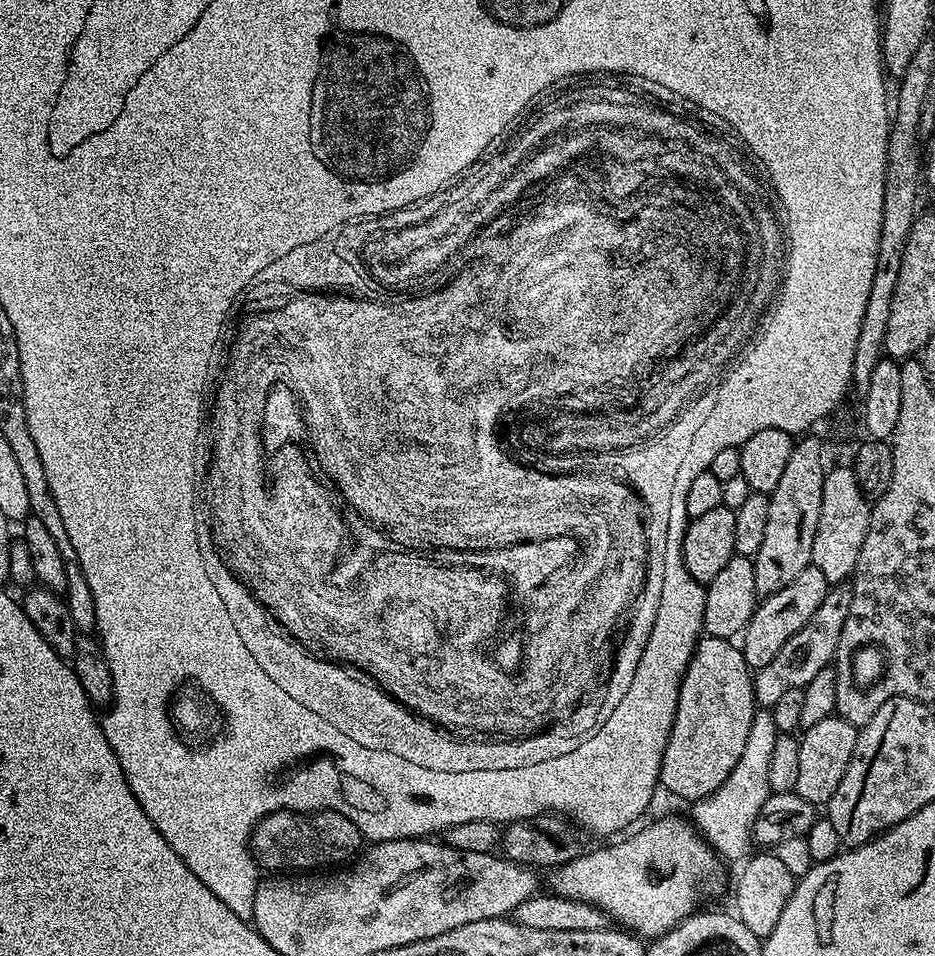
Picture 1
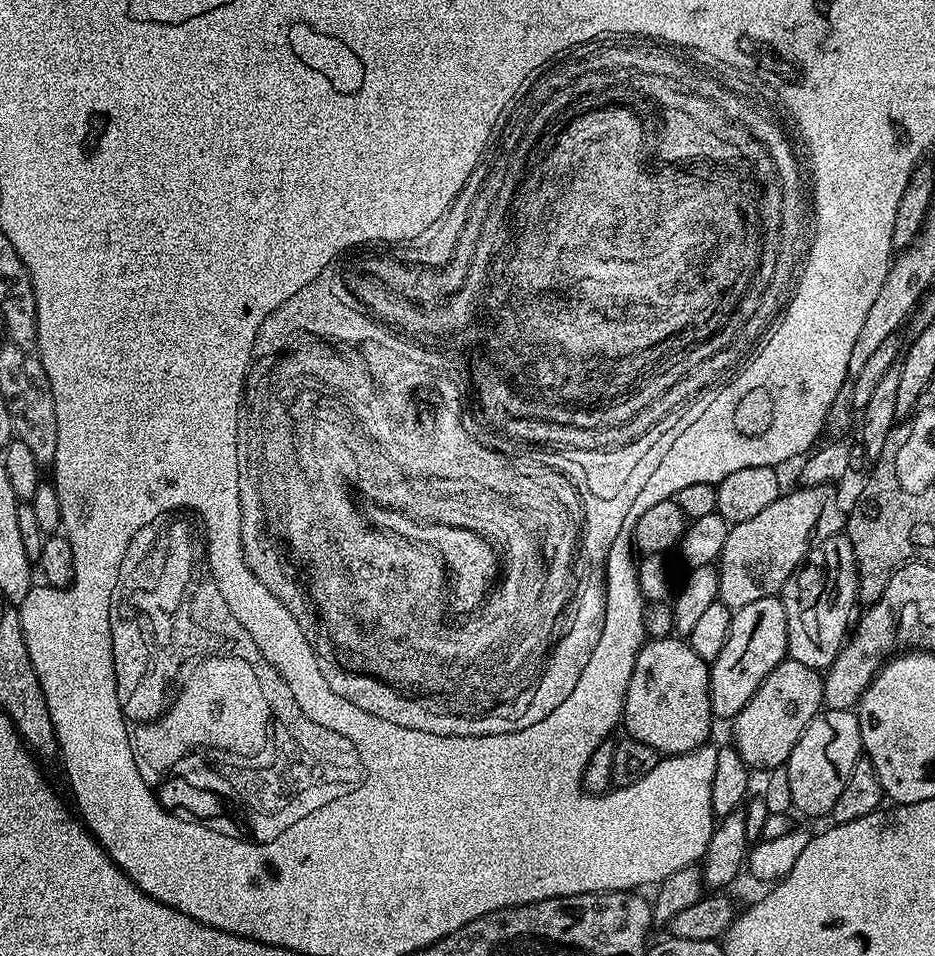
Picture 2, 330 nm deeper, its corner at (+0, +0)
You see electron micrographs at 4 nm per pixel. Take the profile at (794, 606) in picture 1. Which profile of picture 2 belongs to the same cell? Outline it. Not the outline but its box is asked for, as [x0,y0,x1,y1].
[708,595,788,721]

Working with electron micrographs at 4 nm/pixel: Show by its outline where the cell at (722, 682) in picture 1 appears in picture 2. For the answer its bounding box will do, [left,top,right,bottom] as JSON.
[622,635,714,756]

